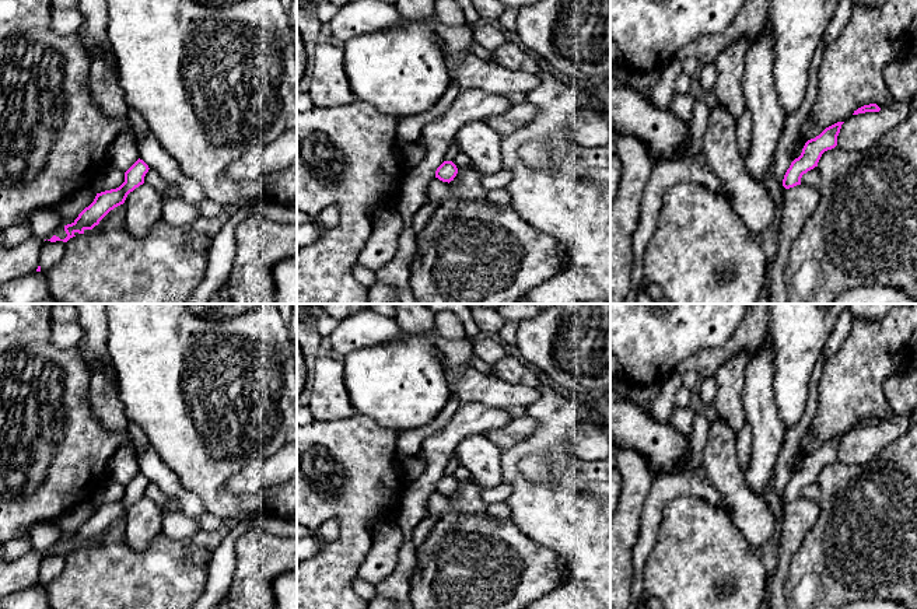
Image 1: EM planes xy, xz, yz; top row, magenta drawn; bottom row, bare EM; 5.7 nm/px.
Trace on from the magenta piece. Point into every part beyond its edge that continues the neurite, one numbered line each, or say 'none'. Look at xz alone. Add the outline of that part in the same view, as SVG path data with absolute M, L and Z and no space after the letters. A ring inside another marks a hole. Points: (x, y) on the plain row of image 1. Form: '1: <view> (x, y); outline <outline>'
none

